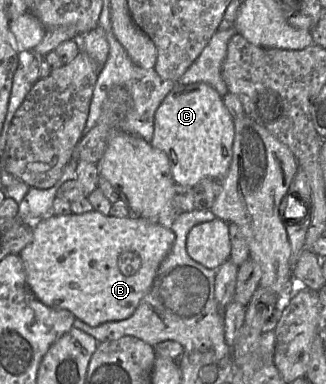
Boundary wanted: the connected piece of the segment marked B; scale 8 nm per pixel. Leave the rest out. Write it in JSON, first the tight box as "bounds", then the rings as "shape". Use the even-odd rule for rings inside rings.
{"bounds":[19,210,175,327],"shape":[[[95,210],[82,214],[49,214],[35,222],[32,241],[19,253],[27,284],[41,303],[50,308],[68,310],[91,327],[127,319],[149,291],[161,262],[174,244],[175,233],[169,226],[134,214],[120,218]]]}

